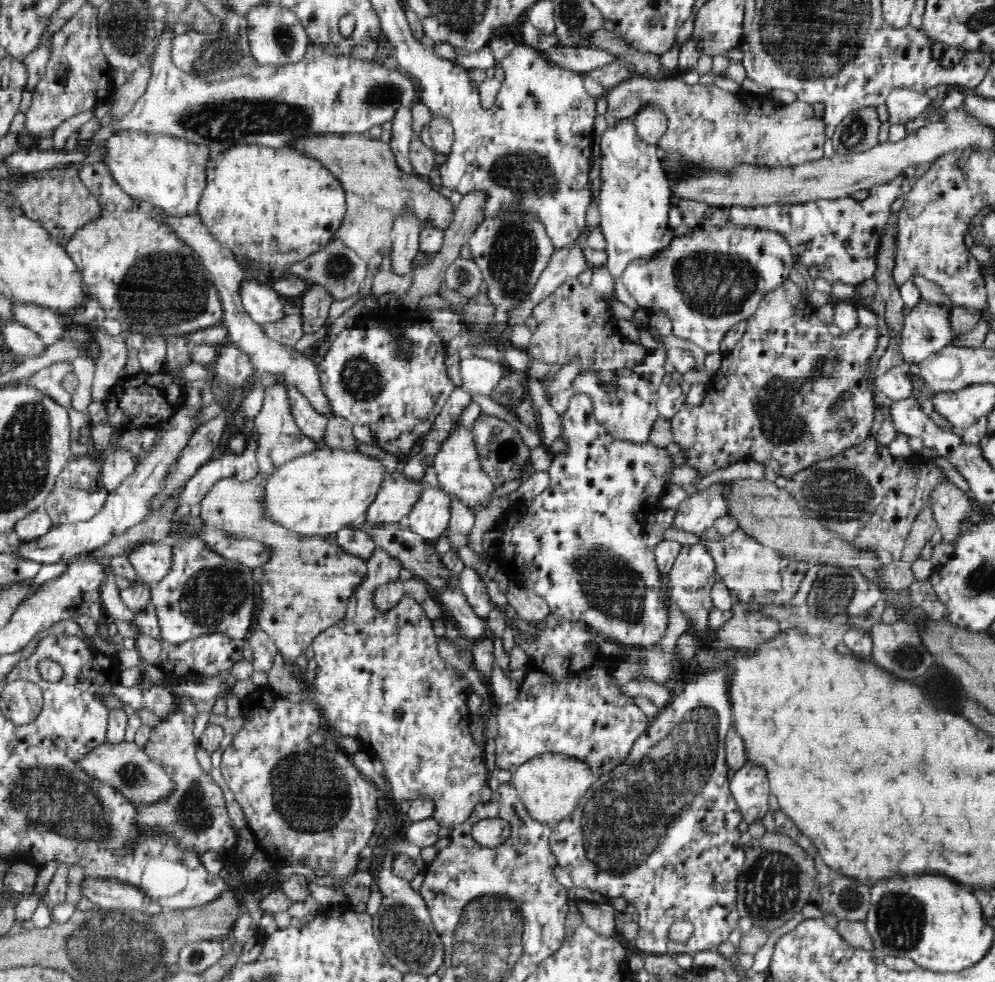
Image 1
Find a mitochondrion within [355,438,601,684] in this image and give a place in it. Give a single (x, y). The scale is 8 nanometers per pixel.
(508, 449)

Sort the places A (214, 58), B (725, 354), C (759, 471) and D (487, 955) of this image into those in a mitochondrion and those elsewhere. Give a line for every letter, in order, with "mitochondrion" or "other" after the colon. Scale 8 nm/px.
A: mitochondrion
B: other
C: other
D: mitochondrion

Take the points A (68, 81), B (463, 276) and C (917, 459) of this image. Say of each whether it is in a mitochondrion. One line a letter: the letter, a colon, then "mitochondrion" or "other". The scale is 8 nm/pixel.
A: other
B: mitochondrion
C: other

